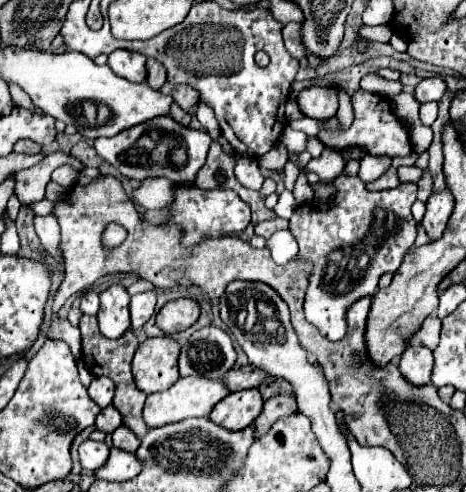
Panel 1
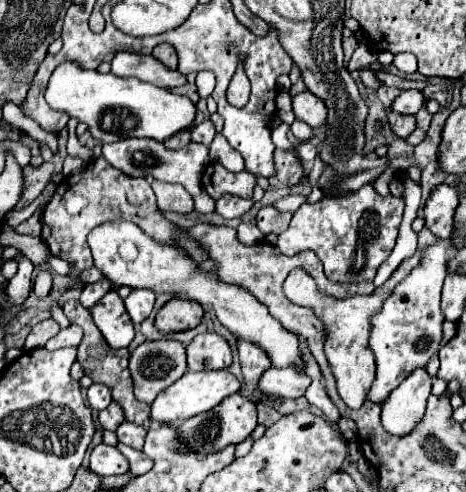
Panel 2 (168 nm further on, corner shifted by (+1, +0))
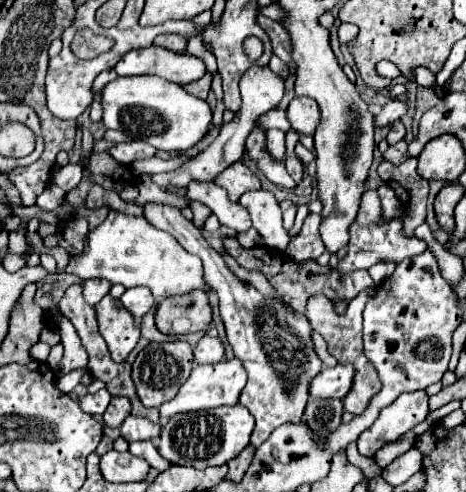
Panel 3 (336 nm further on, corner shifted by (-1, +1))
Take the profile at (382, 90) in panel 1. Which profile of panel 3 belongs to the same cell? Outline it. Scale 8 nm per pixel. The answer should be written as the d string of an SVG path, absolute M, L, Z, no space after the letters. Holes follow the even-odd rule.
M341 23L339 25L339 41L343 43L343 47L347 47L347 43L353 43L355 37L357 37L357 33L359 33L359 29L355 25Z

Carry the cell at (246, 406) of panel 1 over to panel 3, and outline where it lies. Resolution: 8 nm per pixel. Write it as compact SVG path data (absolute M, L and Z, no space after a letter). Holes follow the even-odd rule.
M239 403L233 407L181 413L169 419L169 423L163 427L161 443L157 449L167 461L183 465L183 467L205 469L211 465L223 465L249 445L253 427L255 427L253 415Z

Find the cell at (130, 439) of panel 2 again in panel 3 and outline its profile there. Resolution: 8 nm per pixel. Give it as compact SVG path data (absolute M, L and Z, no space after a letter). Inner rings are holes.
M129 415L129 419L125 419L119 429L121 429L121 437L125 441L129 441L129 443L133 443L133 441L149 441L149 439L153 439L153 437L157 437L161 433L159 425L151 423L149 419L133 417L133 415Z

